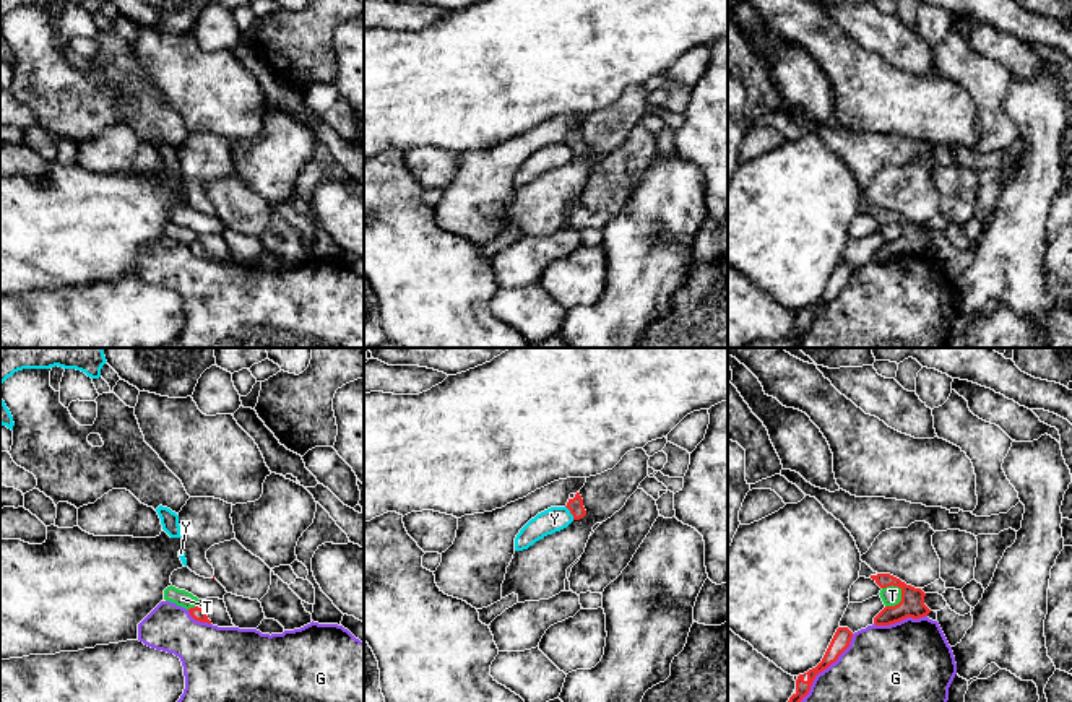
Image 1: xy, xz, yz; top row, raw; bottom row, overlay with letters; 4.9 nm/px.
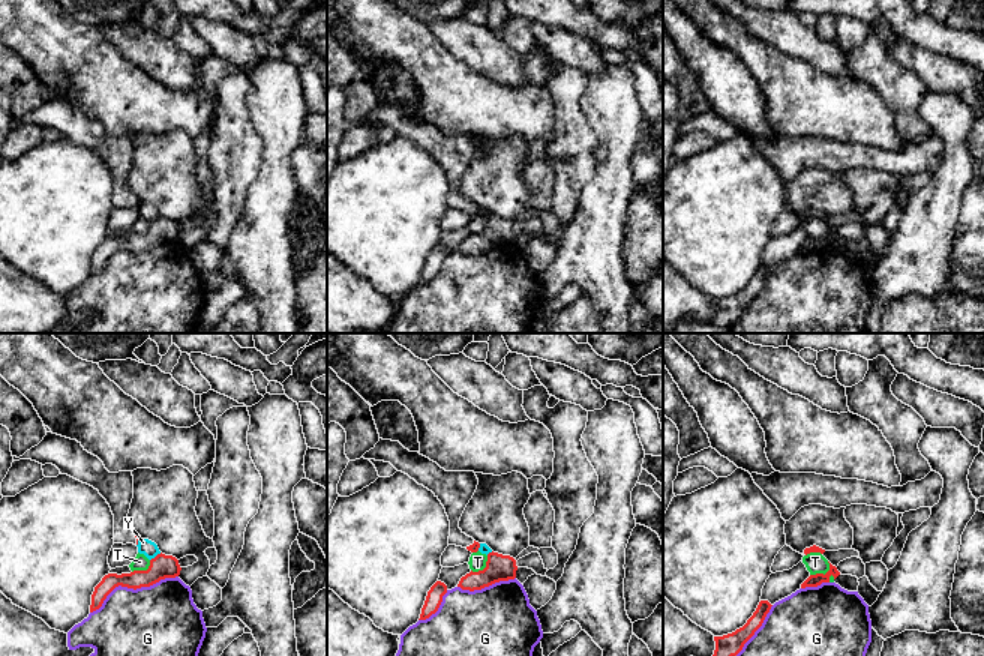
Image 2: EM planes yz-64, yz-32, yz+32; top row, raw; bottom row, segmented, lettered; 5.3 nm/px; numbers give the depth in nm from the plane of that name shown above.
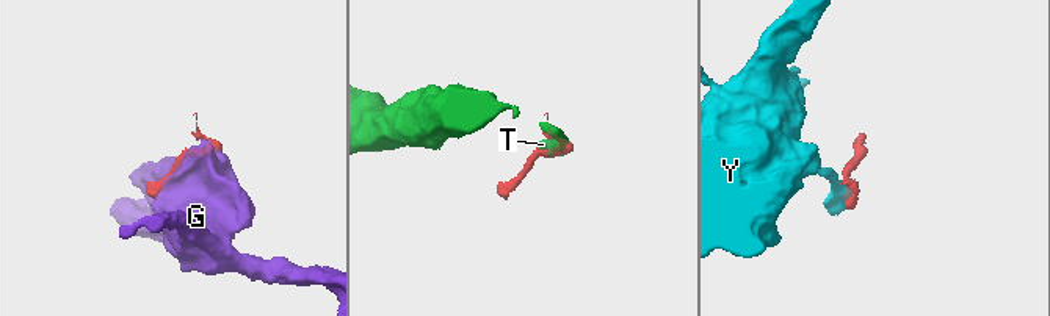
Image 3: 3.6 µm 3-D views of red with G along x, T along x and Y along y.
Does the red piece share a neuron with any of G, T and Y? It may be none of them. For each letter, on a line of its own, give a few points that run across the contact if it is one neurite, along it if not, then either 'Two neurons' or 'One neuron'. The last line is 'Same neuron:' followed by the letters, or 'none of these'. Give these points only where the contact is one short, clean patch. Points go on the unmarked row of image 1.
G: Two neurons
T: Line: yz (900, 223), (900, 236), (886, 242). Two neurons
Y: Line: xz (566, 142), (574, 155). Two neurons
Same neuron: none of these

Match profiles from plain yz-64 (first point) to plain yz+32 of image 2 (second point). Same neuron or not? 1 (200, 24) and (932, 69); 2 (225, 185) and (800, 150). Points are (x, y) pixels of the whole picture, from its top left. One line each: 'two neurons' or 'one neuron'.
1: one neuron
2: two neurons

